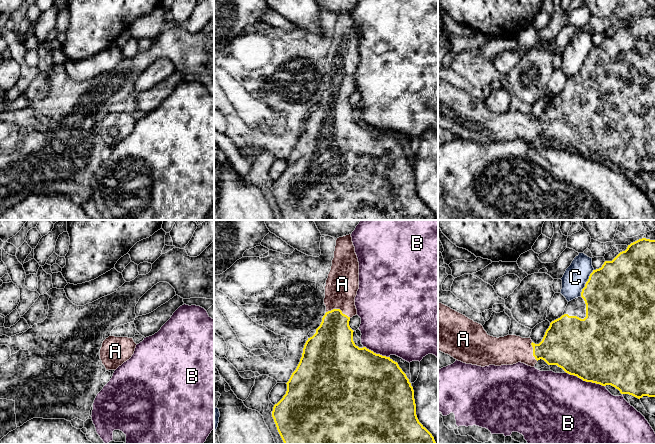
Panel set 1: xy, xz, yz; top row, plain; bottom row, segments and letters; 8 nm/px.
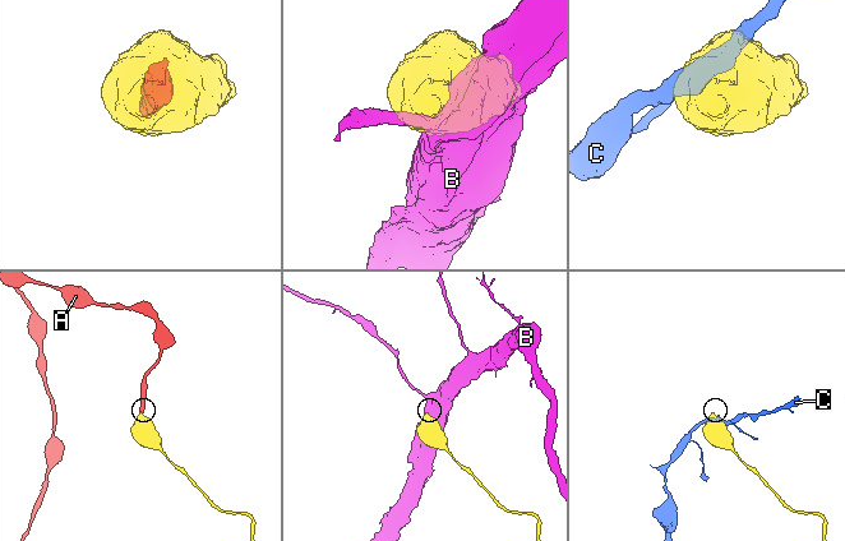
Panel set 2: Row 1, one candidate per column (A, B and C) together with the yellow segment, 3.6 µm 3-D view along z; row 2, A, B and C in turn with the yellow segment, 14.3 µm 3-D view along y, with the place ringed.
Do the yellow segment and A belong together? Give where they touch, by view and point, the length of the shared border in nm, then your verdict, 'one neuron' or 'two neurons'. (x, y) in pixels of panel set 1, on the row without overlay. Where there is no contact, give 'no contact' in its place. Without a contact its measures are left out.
meets yellow in xz at (338, 85); contact 200 nm long; one neuron

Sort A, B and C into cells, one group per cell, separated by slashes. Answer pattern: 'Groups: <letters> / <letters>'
Groups: A / B / C

